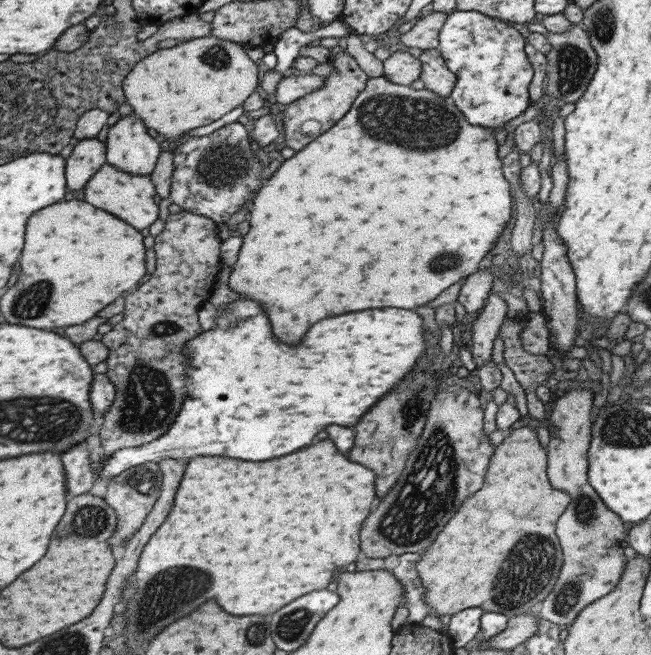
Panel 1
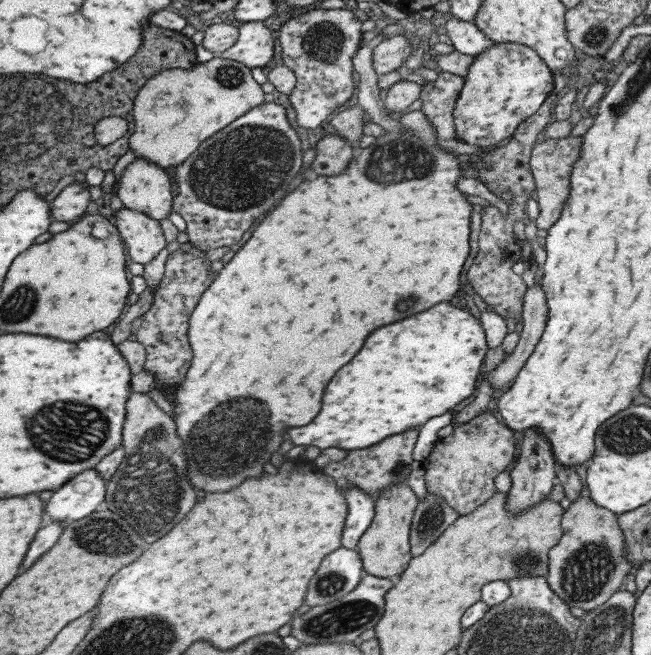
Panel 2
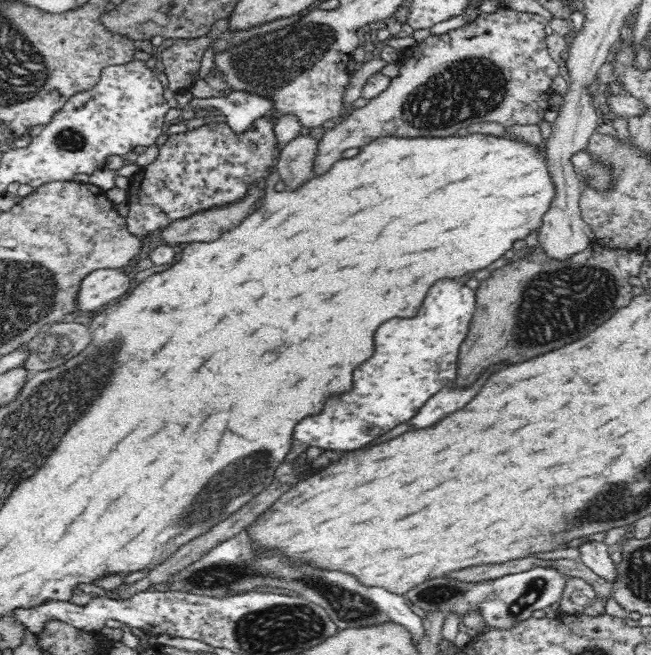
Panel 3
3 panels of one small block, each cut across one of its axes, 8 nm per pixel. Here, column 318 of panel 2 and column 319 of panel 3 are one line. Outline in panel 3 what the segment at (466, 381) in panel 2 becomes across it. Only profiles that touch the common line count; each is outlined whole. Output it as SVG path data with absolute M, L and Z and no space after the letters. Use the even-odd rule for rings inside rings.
M454 280L436 282L430 288L424 304L420 306L418 316L409 319L395 317L382 324L382 328L378 328L374 336L374 354L370 356L370 360L362 362L354 370L352 388L334 400L326 400L324 412L320 412L318 416L310 416L298 422L294 428L294 438L308 446L318 446L326 450L358 450L374 442L380 434L410 420L416 414L416 410L422 408L422 402L426 402L444 384L456 378L458 348L468 334L472 314L474 314L474 290L470 290L468 286L460 286Z

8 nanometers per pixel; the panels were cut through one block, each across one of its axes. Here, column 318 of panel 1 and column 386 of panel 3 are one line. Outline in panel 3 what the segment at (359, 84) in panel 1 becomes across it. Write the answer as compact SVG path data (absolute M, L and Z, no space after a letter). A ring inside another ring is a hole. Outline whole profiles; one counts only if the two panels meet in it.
M500 7L495 12L484 13L480 12L475 21L471 23L466 23L465 25L450 30L444 34L431 34L427 38L417 42L409 50L404 50L402 52L399 61L396 63L400 74L397 77L391 78L390 86L386 88L385 92L378 94L374 99L370 100L366 106L356 109L346 116L346 120L343 120L341 124L336 125L334 128L328 129L321 138L318 144L318 154L316 154L315 162L313 164L314 174L324 174L330 170L330 166L334 163L337 163L342 159L342 153L345 150L351 148L364 148L366 144L370 144L371 140L385 137L385 136L394 136L394 137L406 137L412 138L412 136L452 136L456 134L460 128L467 128L467 125L478 124L479 122L484 121L494 121L502 126L508 128L514 125L531 125L537 124L544 120L544 116L548 109L551 109L549 100L553 96L554 92L550 89L552 84L552 79L558 74L558 68L560 68L560 63L557 63L549 53L549 48L546 42L547 36L544 28L549 25L549 21L540 14L518 12L507 7Z

